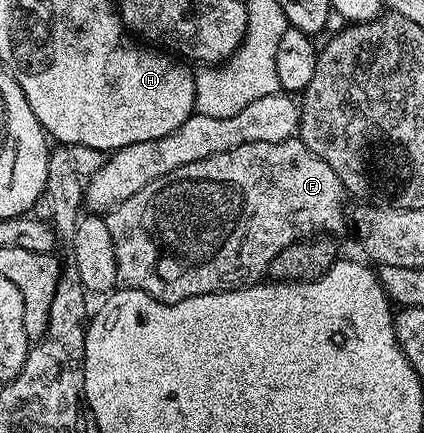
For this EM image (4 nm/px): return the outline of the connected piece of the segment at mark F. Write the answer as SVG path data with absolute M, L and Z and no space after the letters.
M299 139L277 143L243 143L243 147L235 147L231 151L223 151L207 159L199 159L199 163L187 163L187 167L175 167L175 171L163 175L163 179L155 179L155 183L147 183L143 191L135 191L131 199L123 199L123 203L110 209L105 222L107 231L111 231L111 243L115 247L118 278L128 288L138 289L151 295L156 301L174 305L183 299L191 299L208 293L226 293L243 289L246 285L258 284L268 274L271 259L275 259L279 251L314 235L337 235L337 232L347 225L345 218L347 209L341 206L345 200L347 200L347 194L339 175L335 175L335 171L331 171L331 167L327 167L327 163L323 163L319 155L315 155Z

